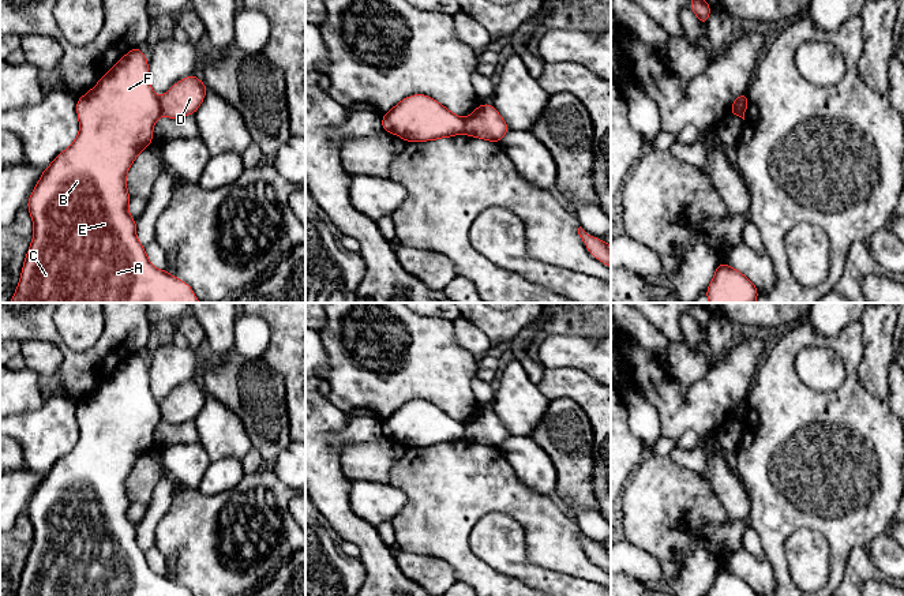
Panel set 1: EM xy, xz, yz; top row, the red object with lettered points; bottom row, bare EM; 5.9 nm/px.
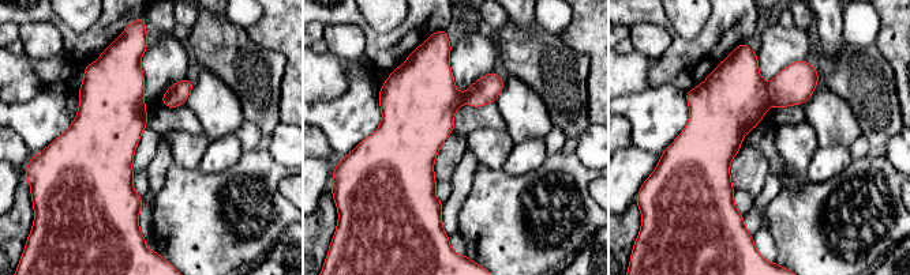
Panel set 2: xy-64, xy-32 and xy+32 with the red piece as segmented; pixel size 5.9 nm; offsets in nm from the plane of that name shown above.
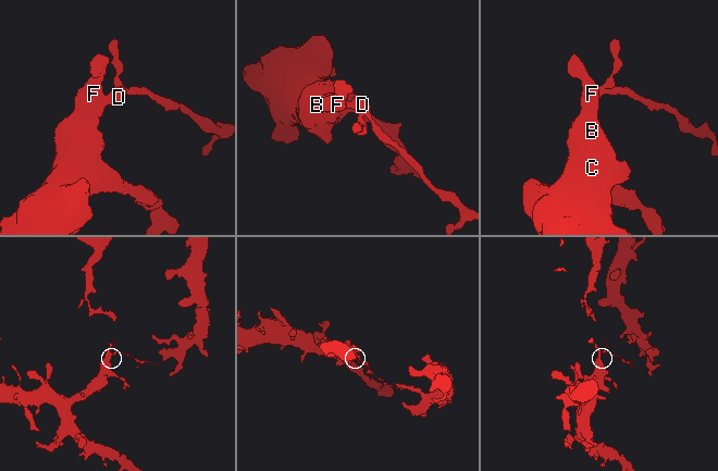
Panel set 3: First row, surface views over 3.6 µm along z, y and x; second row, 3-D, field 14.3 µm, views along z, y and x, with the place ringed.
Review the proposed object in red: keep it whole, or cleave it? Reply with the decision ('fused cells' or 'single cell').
fused cells

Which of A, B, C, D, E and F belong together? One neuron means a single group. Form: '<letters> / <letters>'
A B C E F / D

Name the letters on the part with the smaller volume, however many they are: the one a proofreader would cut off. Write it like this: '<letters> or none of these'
D

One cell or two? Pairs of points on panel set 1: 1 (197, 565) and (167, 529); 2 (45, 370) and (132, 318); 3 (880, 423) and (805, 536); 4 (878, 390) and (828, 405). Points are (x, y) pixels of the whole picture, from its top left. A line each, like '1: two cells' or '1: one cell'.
1: one cell
2: two cells
3: two cells
4: two cells

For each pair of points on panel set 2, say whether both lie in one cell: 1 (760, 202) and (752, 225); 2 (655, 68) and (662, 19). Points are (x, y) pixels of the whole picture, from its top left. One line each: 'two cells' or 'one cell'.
1: one cell
2: one cell

